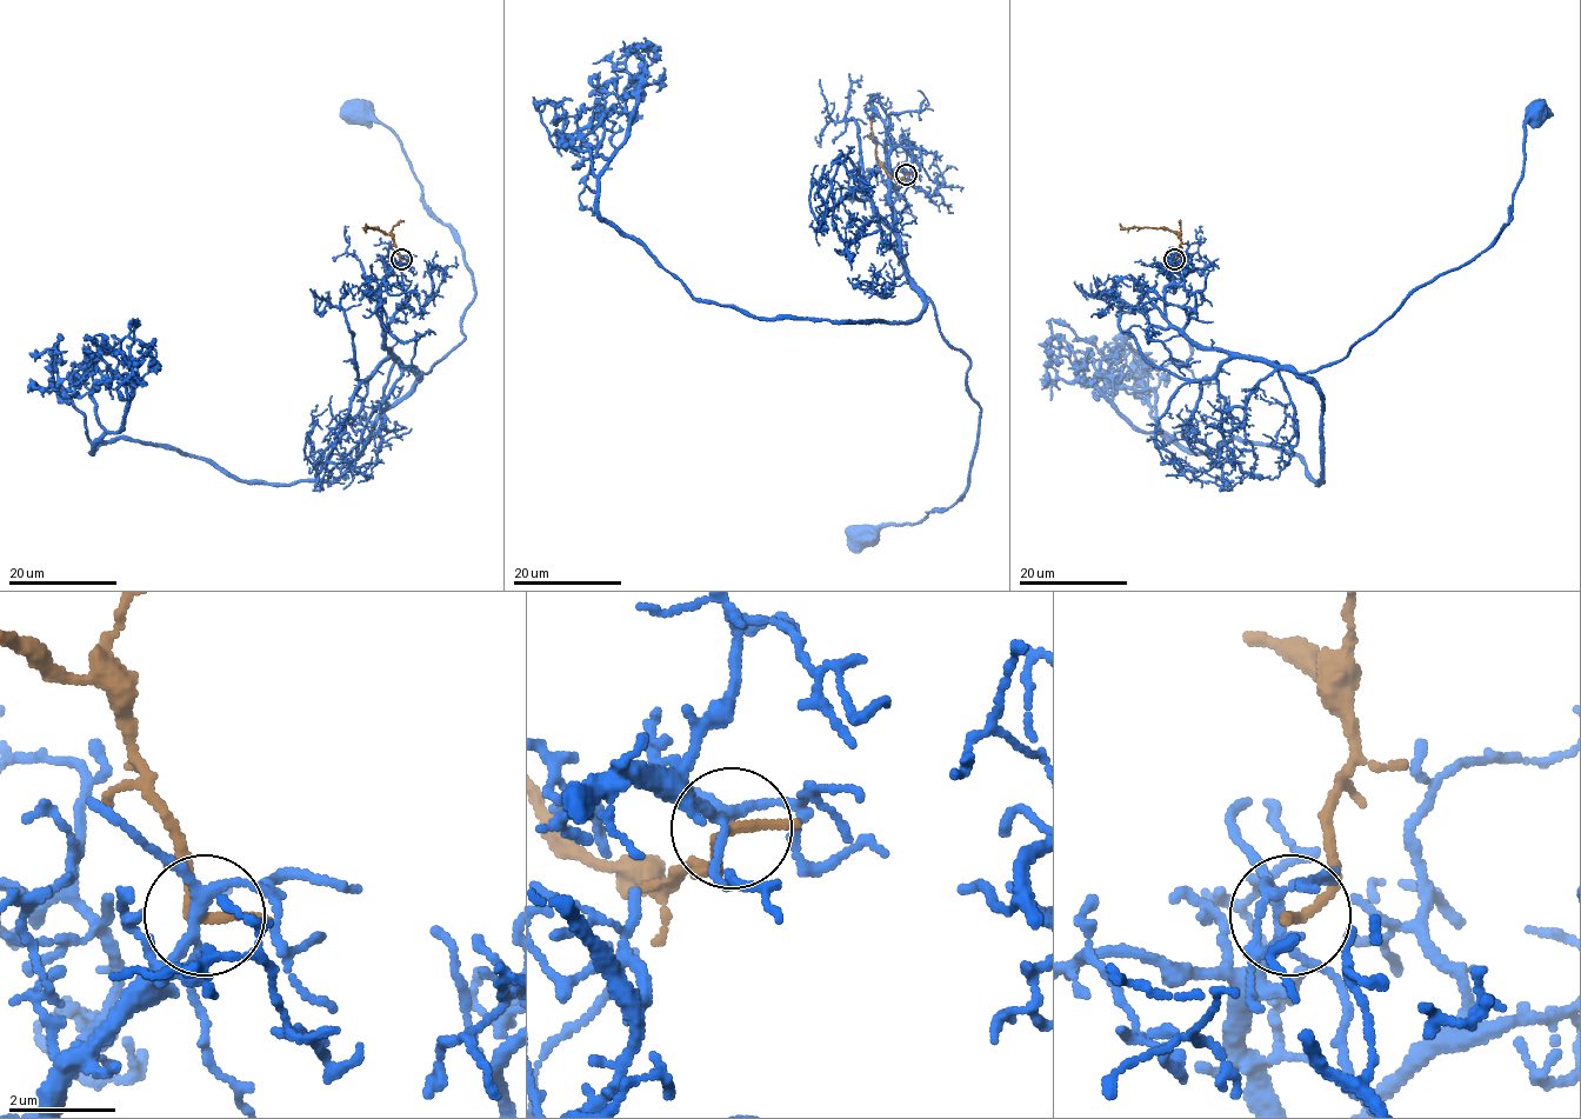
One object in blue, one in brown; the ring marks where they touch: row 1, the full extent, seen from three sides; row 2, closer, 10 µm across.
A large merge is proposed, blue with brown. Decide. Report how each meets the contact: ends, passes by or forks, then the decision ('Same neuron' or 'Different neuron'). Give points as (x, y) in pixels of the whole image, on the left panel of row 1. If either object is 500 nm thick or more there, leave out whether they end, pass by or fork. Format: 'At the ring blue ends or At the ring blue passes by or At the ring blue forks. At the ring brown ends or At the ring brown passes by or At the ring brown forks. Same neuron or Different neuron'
At the ring blue forks. At the ring brown ends. Different neuron

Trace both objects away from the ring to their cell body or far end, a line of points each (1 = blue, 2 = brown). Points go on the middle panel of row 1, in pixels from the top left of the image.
1: (905, 174), (882, 164), (902, 264), (971, 362), (979, 439), (959, 498), (864, 537)
2: (906, 174), (900, 180), (887, 172), (876, 157), (871, 119)

